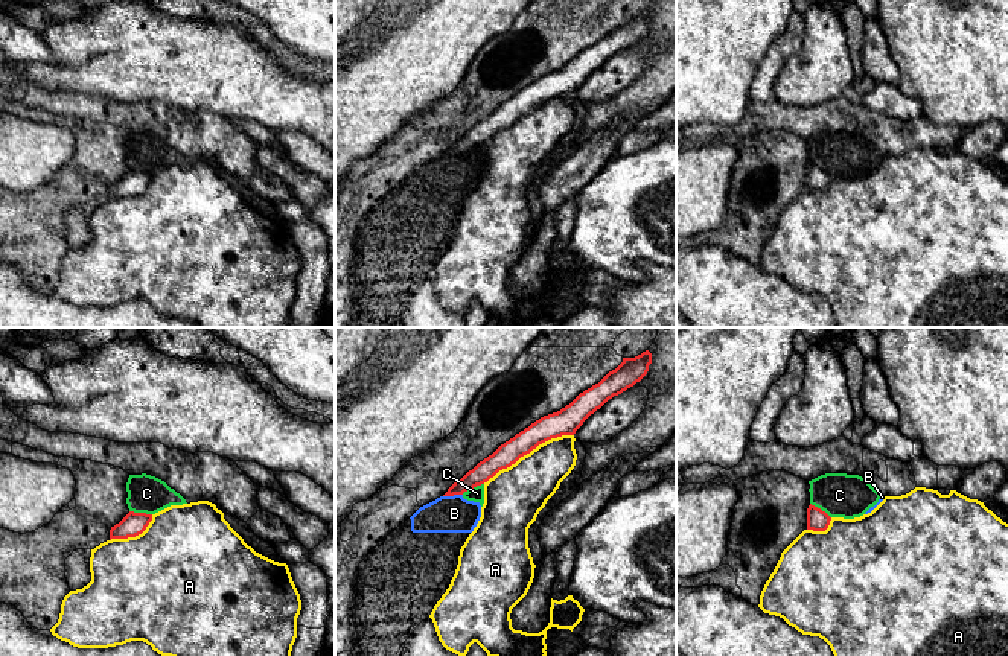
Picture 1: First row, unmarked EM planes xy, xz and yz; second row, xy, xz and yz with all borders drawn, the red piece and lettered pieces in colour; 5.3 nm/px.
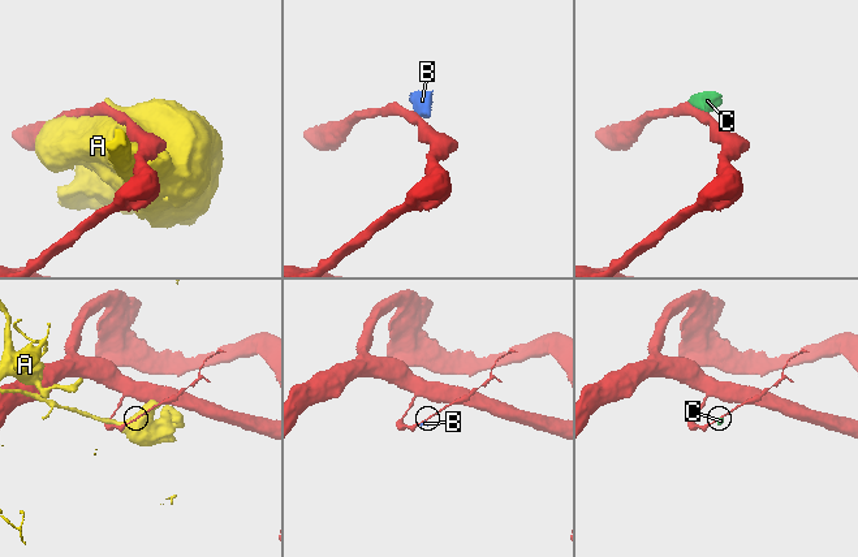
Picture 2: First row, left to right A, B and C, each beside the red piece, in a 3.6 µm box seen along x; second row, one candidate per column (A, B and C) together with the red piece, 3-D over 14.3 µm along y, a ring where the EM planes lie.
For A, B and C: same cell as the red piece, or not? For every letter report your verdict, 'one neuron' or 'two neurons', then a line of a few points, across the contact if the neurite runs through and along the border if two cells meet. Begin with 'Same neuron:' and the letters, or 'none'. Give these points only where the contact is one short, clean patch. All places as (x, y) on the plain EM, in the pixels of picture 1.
Same neuron: none
A: two neurons
B: two neurons | xz (462, 152), (443, 156)
C: two neurons | xy (130, 169), (151, 174)

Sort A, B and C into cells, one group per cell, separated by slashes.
A / B C

